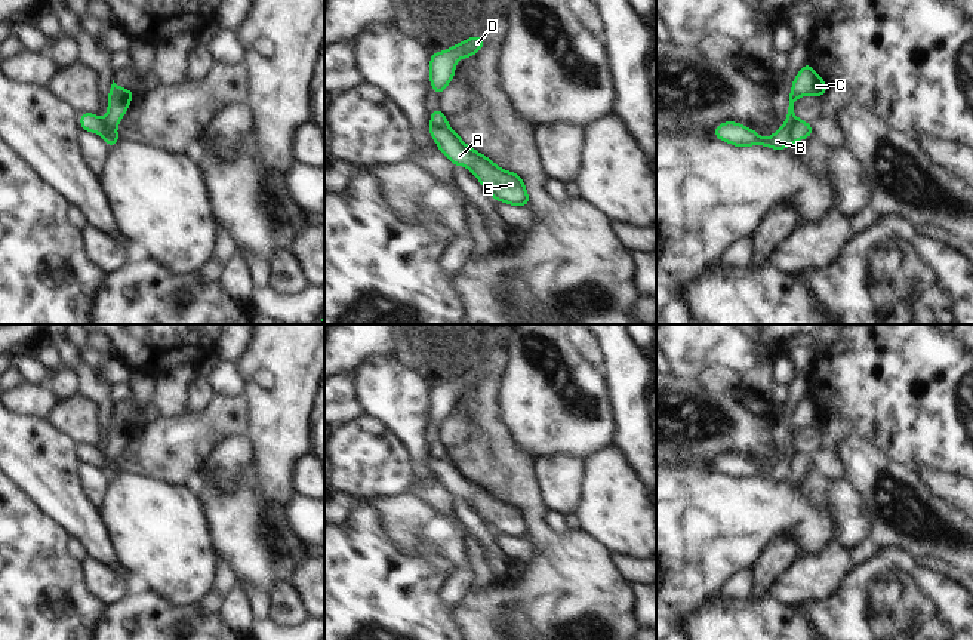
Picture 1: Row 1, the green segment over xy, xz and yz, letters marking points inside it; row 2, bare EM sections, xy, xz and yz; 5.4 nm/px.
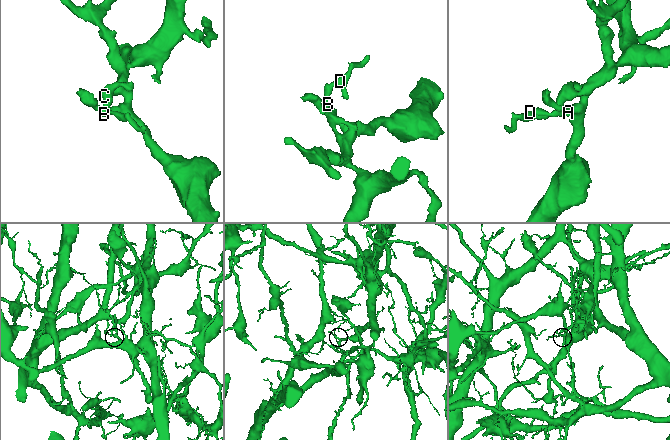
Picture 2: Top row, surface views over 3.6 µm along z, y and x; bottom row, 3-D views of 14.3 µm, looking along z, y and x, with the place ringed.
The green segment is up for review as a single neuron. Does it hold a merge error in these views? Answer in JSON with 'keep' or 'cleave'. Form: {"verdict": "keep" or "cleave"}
{"verdict": "cleave"}

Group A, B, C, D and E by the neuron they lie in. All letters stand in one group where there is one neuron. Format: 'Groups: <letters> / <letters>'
Groups: A E / B C D.

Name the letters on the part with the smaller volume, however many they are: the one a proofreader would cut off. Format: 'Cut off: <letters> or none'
Cut off: A, E.

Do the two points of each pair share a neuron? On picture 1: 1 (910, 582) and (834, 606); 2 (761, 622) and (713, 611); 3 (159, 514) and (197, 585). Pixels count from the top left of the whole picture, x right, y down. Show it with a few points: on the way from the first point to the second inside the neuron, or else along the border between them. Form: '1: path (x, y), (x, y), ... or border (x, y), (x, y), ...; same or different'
1: path (890, 602), (886, 606), (853, 606); same
2: path (750, 622), (724, 622); same
3: path (163, 532), (182, 568); same

